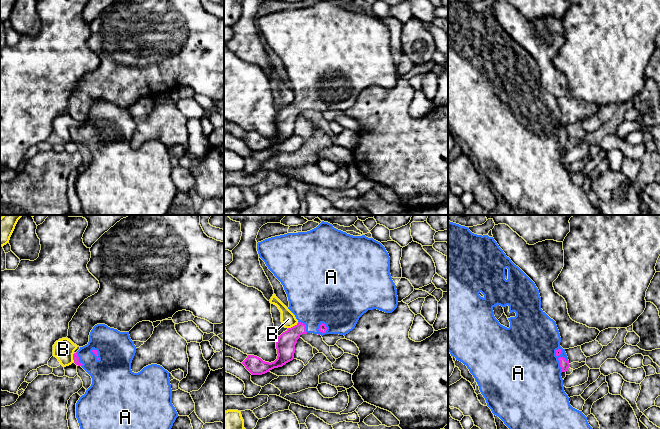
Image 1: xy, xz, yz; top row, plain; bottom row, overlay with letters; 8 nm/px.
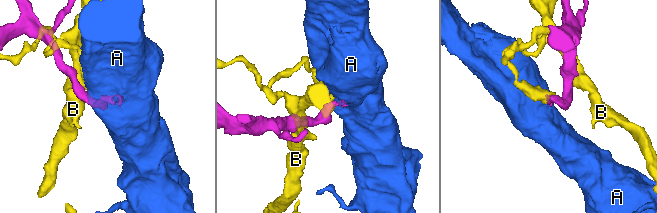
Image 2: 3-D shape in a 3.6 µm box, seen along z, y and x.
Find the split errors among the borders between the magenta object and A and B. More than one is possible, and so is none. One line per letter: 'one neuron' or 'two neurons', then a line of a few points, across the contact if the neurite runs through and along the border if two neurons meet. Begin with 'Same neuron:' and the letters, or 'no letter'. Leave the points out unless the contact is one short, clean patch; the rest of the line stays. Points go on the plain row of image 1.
Same neuron: A
A: one neuron; line yz (564, 140), (558, 135), (543, 135), (529, 146)
B: two neurons

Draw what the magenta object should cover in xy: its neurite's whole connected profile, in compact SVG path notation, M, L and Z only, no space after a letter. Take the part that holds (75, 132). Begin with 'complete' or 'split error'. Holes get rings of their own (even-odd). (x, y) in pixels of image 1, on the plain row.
split error | M97 100L89 111L87 121L73 130L74 139L81 142L92 154L91 162L76 179L76 194L84 215L166 215L178 189L172 180L169 148L162 142L151 140L140 148L131 146L136 122L129 108L120 108L105 100Z

